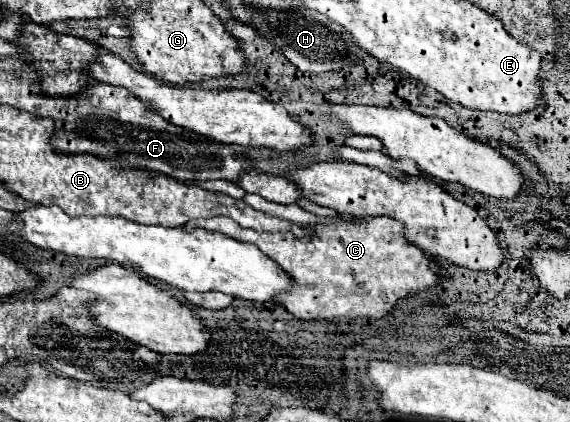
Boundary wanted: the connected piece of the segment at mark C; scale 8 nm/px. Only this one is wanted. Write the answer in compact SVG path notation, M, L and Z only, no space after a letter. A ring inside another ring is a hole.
M351 218L329 224L315 224L309 230L313 236L295 238L293 232L253 232L243 230L233 220L199 220L187 222L181 230L203 228L209 232L227 234L239 242L255 244L271 256L291 278L291 288L277 294L273 302L281 304L289 314L303 320L333 320L373 316L381 318L399 298L417 294L437 282L437 270L431 256L409 244L403 236L403 226L393 218Z

